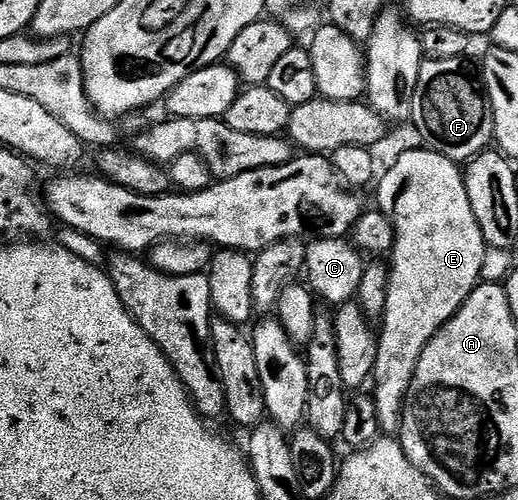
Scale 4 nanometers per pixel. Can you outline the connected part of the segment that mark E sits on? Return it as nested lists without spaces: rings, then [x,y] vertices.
[[[420,149],[399,155],[397,163],[385,175],[380,175],[381,183],[380,178],[376,183],[376,205],[391,220],[394,233],[391,251],[393,262],[388,263],[387,308],[379,326],[377,359],[371,382],[371,397],[377,409],[377,418],[381,421],[381,429],[385,432],[400,431],[401,410],[405,406],[405,397],[415,376],[419,356],[482,281],[481,269],[487,249],[479,220],[475,220],[475,212],[471,212],[471,200],[467,200],[462,167],[434,150]]]

